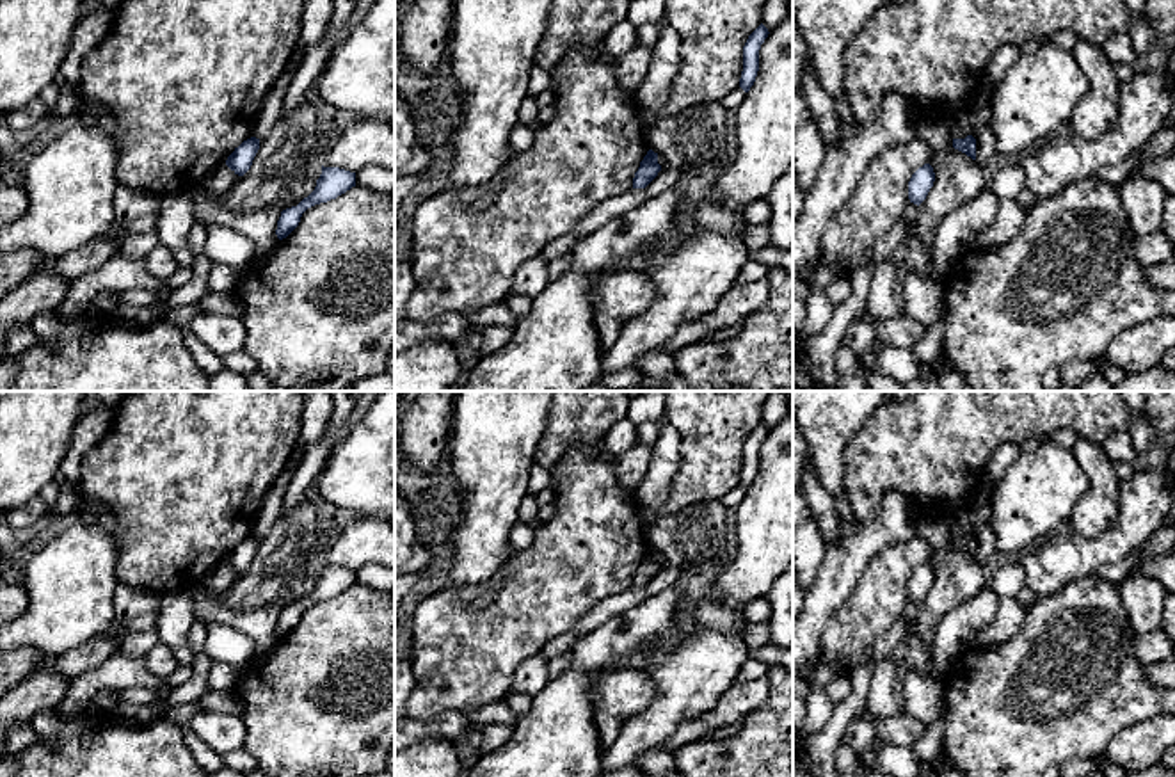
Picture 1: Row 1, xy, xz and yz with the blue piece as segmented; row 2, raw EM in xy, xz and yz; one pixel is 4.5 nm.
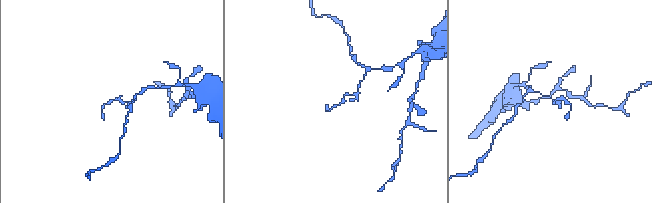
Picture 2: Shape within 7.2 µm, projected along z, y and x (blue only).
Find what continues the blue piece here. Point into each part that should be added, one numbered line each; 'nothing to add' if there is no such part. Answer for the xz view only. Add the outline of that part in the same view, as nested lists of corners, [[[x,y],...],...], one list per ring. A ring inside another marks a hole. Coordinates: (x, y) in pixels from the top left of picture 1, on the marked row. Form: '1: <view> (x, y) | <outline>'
nothing to add

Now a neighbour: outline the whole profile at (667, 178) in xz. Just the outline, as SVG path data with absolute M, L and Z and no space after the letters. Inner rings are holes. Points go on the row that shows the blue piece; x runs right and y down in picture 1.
M661 167L658 176L643 188L645 196L656 196L675 187L681 171L675 167Z

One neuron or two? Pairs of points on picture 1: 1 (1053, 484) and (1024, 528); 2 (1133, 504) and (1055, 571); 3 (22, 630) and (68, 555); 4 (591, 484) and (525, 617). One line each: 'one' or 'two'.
1: one
2: one
3: one
4: one

